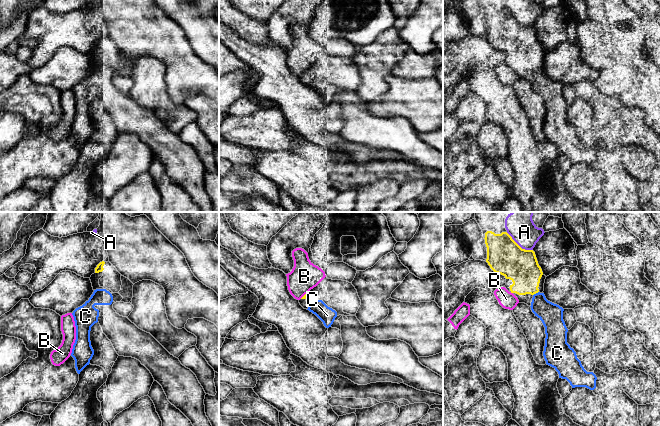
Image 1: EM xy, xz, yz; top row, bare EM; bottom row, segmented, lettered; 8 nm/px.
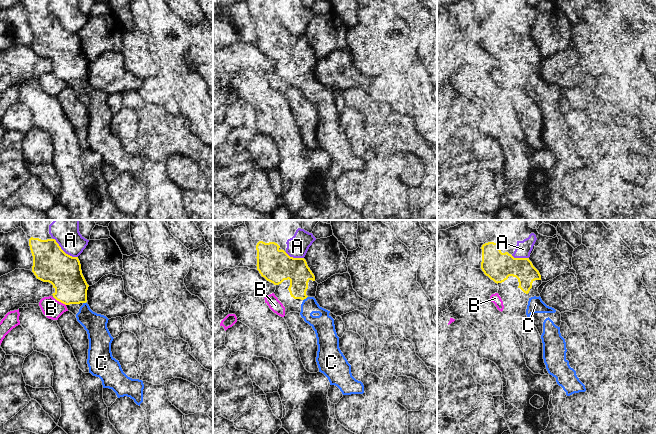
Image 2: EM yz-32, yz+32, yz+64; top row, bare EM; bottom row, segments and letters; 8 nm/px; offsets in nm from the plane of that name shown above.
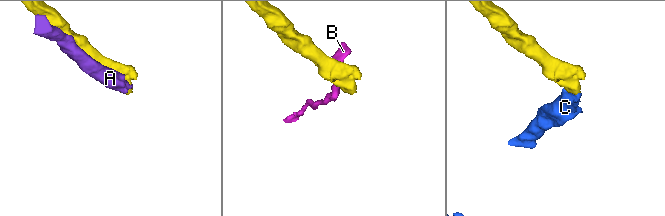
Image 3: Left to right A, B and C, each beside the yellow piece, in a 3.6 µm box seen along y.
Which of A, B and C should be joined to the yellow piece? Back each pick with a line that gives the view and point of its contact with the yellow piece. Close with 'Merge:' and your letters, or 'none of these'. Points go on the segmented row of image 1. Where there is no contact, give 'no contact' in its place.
C: yz (535, 293)
Merge: C

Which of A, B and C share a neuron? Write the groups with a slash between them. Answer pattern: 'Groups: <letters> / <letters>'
Groups: A / B / C

